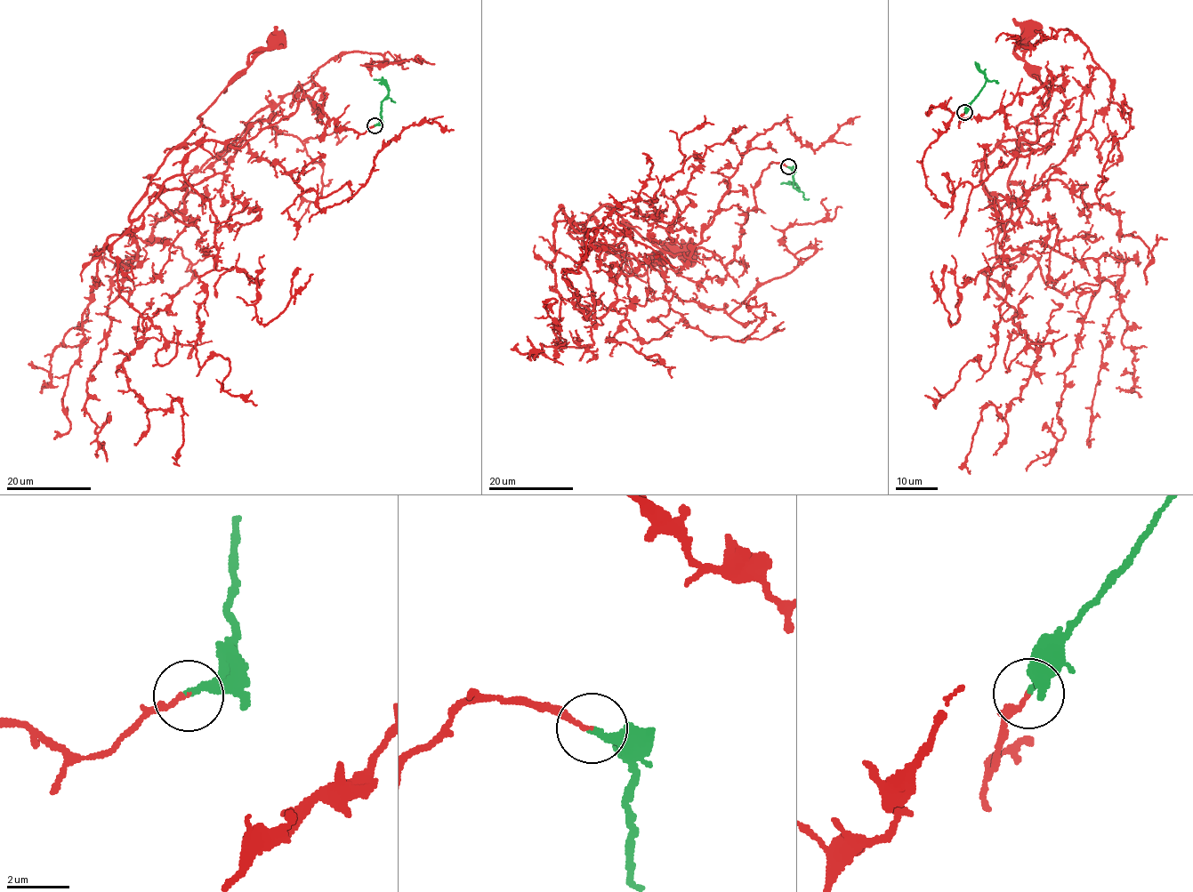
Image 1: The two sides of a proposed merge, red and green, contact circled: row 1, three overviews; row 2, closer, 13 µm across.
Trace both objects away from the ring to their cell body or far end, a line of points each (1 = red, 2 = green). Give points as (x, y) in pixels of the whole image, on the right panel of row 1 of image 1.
1: (964, 112), (1051, 84), (1036, 140), (983, 161), (1003, 228), (1018, 126), (1047, 108), (1028, 31)
2: (964, 112), (983, 86), (985, 78), (977, 65)

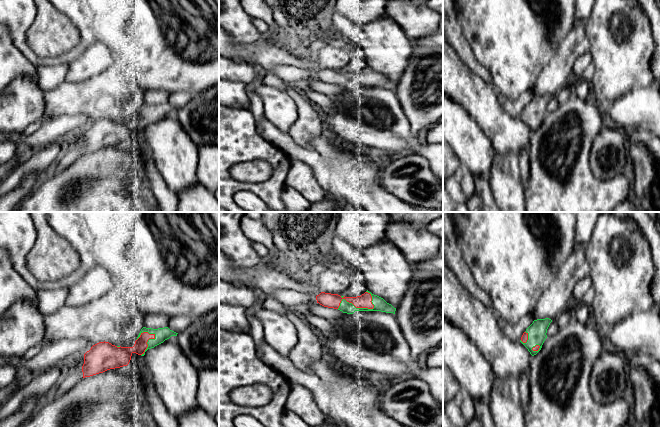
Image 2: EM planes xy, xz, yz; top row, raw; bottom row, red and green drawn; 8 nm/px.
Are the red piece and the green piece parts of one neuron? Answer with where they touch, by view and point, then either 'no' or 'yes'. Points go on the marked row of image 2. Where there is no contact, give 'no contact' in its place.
xz (354, 305) | yes

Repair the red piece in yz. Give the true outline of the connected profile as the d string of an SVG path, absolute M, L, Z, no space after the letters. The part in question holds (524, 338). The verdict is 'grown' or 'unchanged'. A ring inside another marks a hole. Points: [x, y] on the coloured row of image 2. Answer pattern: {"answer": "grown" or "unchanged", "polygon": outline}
{"answer": "grown", "polygon": "M537 319L523 333L520 342L528 349L532 356L536 355L542 348L547 338L547 329L552 322L551 319Z"}

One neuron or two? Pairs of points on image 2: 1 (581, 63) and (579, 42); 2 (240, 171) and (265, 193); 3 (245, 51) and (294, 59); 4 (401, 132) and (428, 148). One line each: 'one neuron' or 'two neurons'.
1: two neurons
2: two neurons
3: one neuron
4: one neuron

